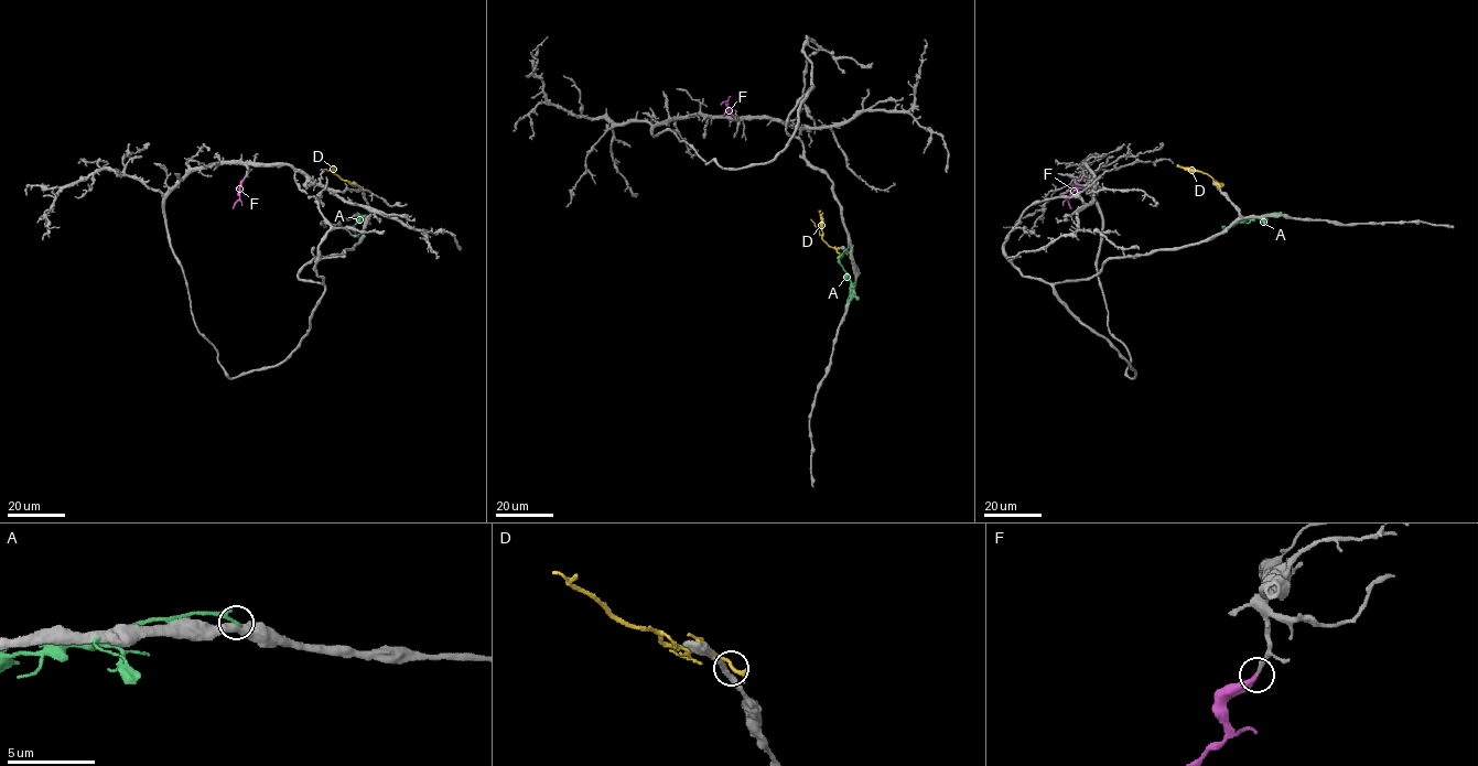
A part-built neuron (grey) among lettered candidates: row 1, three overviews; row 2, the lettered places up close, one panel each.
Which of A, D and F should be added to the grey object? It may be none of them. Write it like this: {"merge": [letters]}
{"merge": ["F"]}

